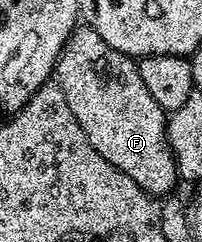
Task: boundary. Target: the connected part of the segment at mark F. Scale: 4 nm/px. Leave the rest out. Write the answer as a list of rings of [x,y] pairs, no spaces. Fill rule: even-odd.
[[[77,24],[56,61],[55,84],[59,85],[74,119],[86,131],[94,151],[114,163],[118,171],[130,175],[138,187],[153,195],[168,195],[178,182],[176,156],[168,146],[168,127],[164,110],[154,103],[146,83],[142,83],[140,66],[122,51],[114,51],[98,31]]]

